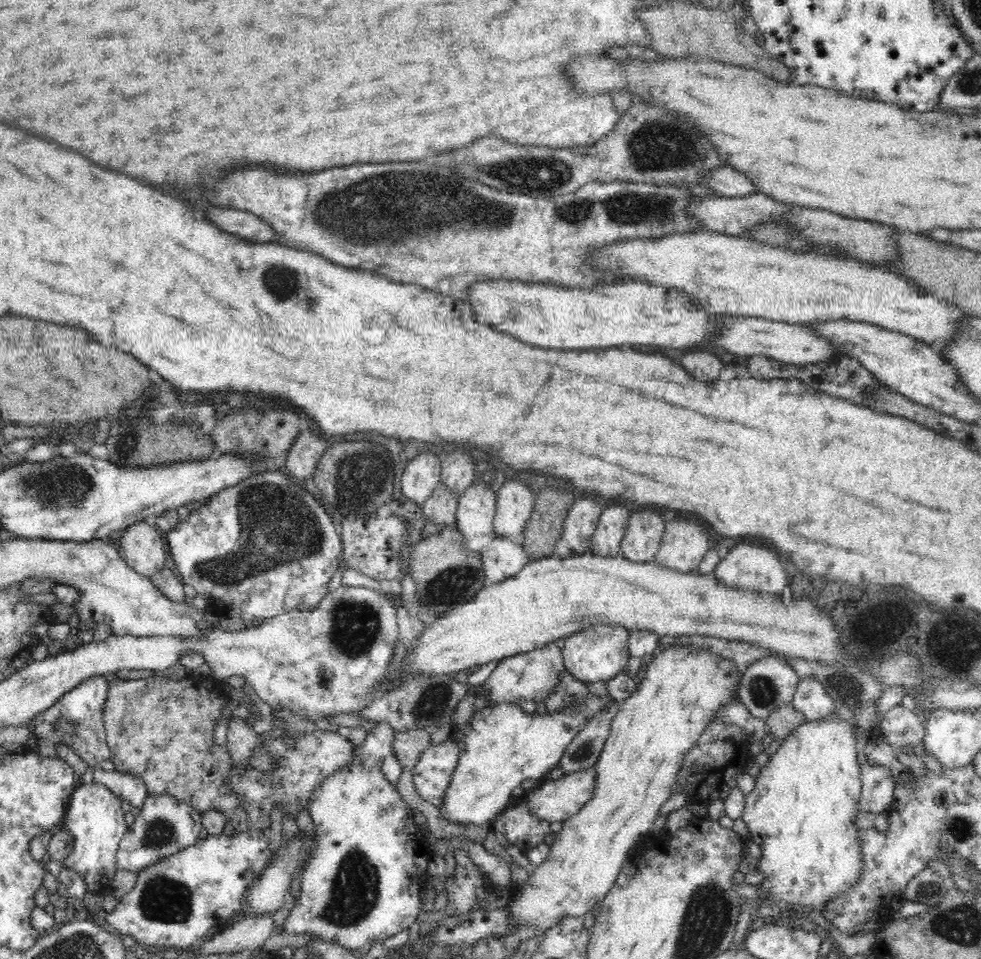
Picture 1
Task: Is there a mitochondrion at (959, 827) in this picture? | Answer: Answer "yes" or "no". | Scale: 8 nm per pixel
yes

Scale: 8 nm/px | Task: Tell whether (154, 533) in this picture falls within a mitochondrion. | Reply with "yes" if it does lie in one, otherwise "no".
no

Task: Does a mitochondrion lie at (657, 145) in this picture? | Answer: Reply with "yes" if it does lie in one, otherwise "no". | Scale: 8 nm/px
yes

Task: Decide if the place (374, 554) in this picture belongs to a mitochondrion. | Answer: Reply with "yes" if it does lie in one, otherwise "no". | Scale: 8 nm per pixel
no

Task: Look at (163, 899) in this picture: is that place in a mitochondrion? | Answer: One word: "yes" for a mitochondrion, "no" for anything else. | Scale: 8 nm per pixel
yes

